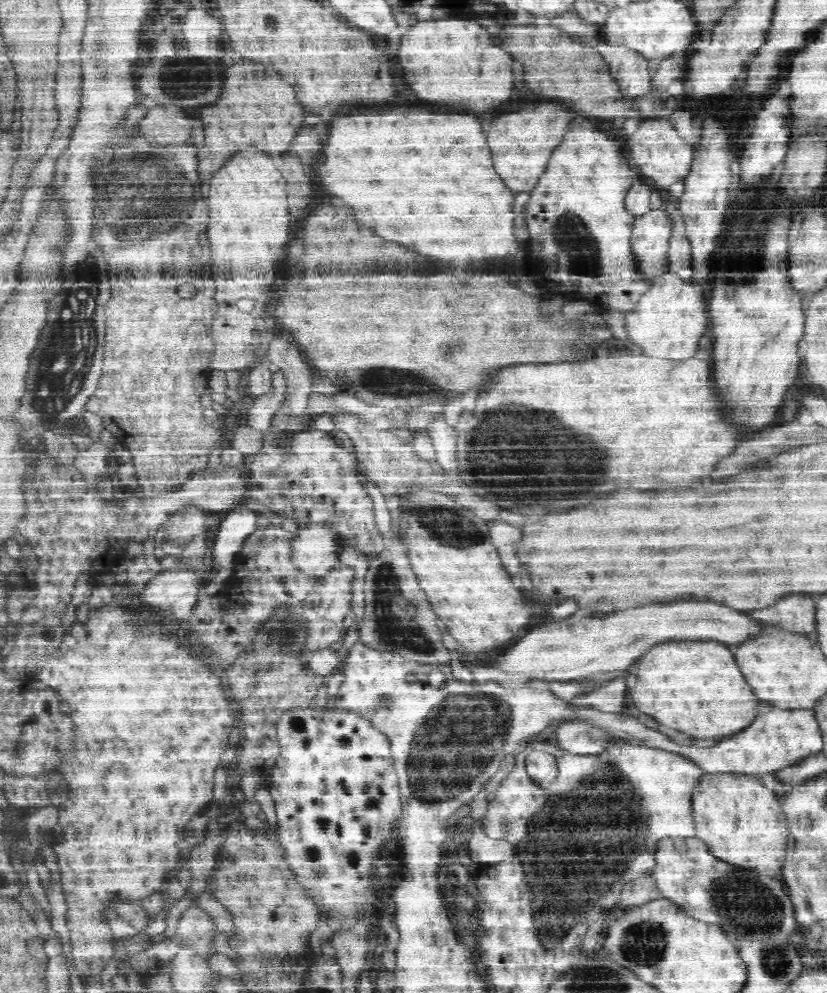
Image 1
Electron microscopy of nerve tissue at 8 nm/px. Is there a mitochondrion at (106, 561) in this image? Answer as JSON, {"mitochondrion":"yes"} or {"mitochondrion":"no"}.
{"mitochondrion":"no"}

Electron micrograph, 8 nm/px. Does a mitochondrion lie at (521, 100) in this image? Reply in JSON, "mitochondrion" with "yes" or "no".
{"mitochondrion":"no"}

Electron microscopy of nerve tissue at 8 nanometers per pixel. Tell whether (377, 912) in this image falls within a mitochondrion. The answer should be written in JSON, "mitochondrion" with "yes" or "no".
{"mitochondrion":"no"}

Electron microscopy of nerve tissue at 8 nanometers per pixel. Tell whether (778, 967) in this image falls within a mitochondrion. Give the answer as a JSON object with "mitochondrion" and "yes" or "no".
{"mitochondrion":"yes"}

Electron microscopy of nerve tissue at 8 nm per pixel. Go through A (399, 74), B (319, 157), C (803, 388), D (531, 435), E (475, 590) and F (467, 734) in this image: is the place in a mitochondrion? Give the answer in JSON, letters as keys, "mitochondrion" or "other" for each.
{"A":"other","B":"other","C":"other","D":"mitochondrion","E":"other","F":"mitochondrion"}

